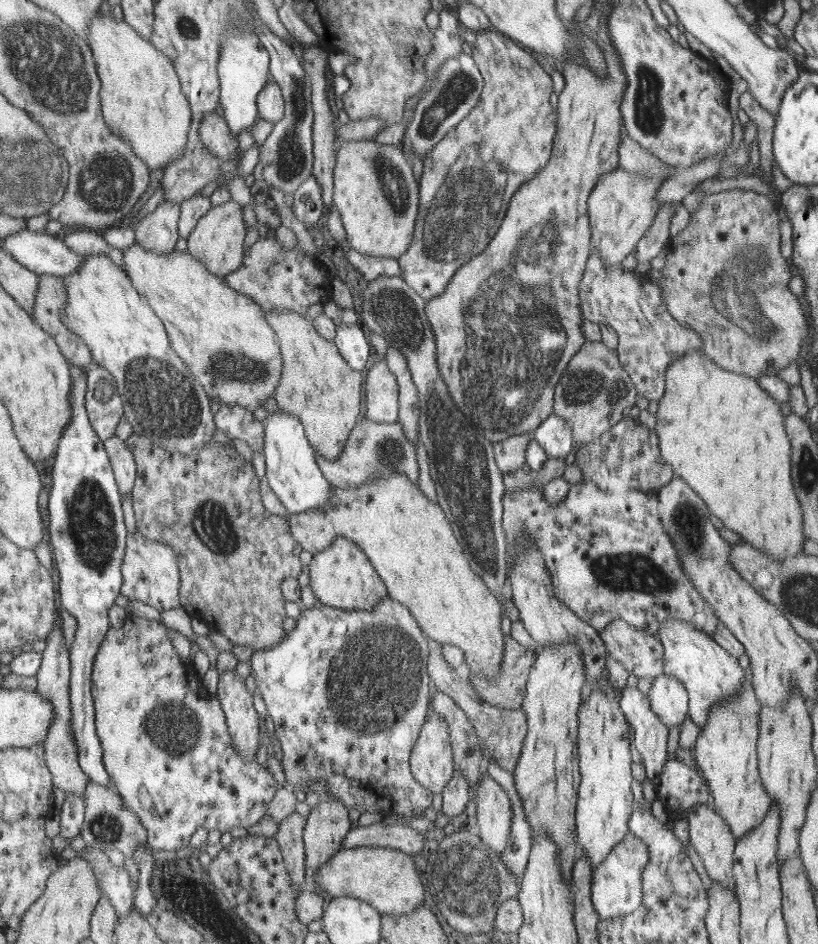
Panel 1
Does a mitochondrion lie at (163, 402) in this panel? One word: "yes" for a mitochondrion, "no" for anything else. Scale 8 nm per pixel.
yes

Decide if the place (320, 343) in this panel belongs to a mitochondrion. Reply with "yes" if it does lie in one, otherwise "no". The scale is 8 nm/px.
no

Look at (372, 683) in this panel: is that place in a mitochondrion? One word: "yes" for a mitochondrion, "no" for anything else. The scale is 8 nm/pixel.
yes

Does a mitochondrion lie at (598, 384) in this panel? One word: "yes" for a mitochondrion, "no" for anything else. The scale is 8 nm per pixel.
yes

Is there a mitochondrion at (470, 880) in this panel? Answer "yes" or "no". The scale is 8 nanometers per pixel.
yes

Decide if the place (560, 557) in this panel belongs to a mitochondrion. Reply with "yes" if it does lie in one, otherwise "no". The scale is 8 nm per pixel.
no

